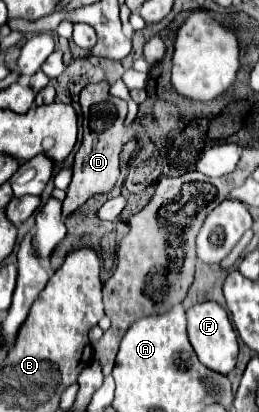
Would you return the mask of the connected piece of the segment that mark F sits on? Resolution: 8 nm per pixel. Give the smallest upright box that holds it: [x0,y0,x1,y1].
[185,300,239,374]

